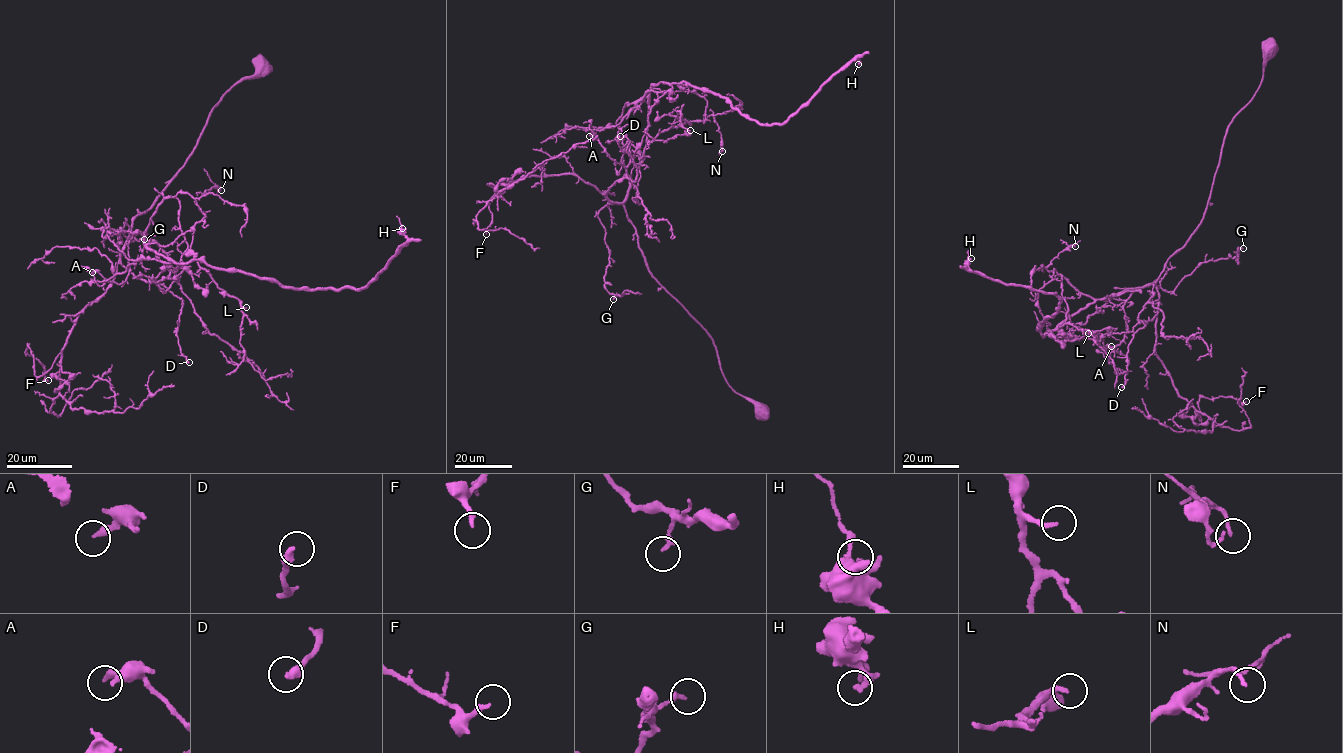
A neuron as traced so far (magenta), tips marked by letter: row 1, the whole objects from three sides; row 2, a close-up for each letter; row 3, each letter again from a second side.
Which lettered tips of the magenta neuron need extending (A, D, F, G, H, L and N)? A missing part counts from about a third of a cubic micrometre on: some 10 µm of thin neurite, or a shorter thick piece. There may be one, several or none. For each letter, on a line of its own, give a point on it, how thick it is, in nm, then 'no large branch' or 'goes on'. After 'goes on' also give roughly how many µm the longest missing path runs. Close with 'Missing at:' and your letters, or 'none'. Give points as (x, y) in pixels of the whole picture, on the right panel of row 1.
A: (1111, 346) | 280 nm | no large branch
D: (1121, 387) | 280 nm | goes on | 20 µm
F: (1246, 401) | 180 nm | no large branch
G: (1243, 248) | 200 nm | no large branch
H: (971, 258) | 200 nm | no large branch
L: (1088, 333) | 200 nm | goes on | 35 µm
N: (1075, 246) | 130 nm | no large branch
Missing at: D, L

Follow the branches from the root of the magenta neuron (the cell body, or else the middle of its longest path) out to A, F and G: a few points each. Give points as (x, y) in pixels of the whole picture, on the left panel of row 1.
A: (260, 65), (216, 104), (184, 166), (133, 220), (126, 281), (92, 272)
F: (260, 65), (216, 104), (184, 166), (133, 220), (112, 284), (83, 308), (39, 376), (28, 346), (48, 380)
G: (260, 65), (212, 108), (150, 208), (129, 231), (103, 240), (121, 228), (131, 241), (144, 239)

